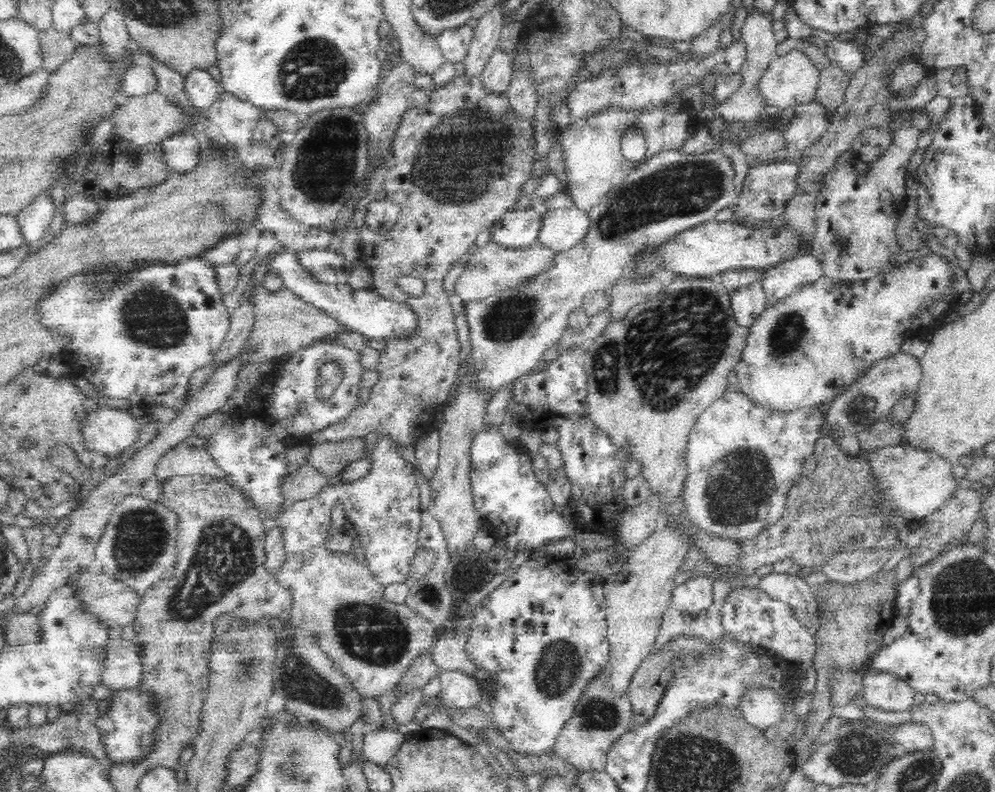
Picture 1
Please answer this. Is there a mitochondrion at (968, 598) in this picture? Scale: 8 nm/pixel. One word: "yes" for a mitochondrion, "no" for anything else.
yes

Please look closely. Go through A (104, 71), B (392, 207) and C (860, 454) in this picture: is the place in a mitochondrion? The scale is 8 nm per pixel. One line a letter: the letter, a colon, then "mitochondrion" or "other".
A: other
B: other
C: other

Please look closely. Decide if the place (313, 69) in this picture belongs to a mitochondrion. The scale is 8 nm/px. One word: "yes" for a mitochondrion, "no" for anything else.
yes

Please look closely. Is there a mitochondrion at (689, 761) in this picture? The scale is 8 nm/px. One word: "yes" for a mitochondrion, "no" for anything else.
yes

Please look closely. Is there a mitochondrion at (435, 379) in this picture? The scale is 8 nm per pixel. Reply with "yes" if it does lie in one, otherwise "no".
no

